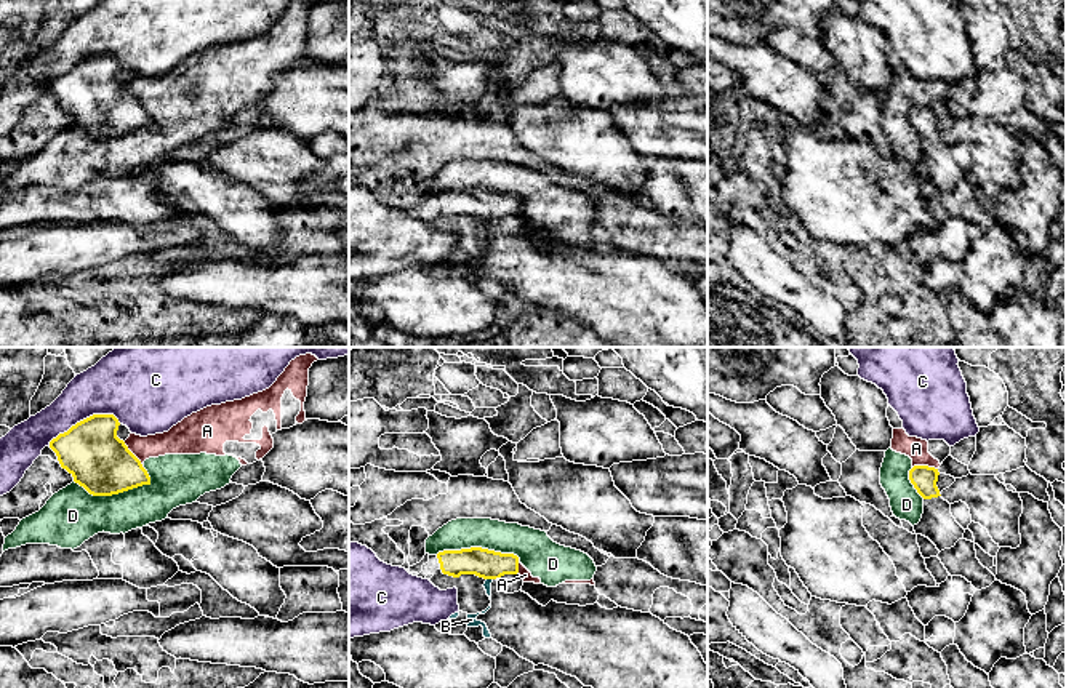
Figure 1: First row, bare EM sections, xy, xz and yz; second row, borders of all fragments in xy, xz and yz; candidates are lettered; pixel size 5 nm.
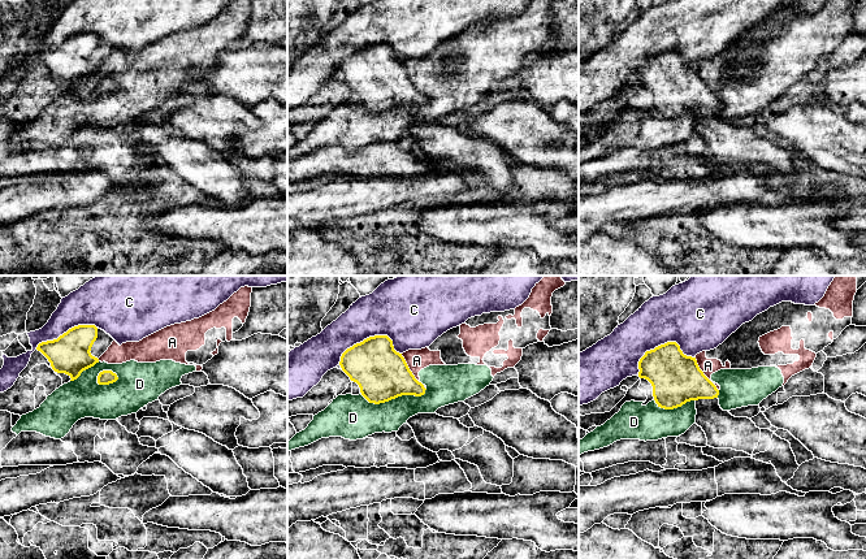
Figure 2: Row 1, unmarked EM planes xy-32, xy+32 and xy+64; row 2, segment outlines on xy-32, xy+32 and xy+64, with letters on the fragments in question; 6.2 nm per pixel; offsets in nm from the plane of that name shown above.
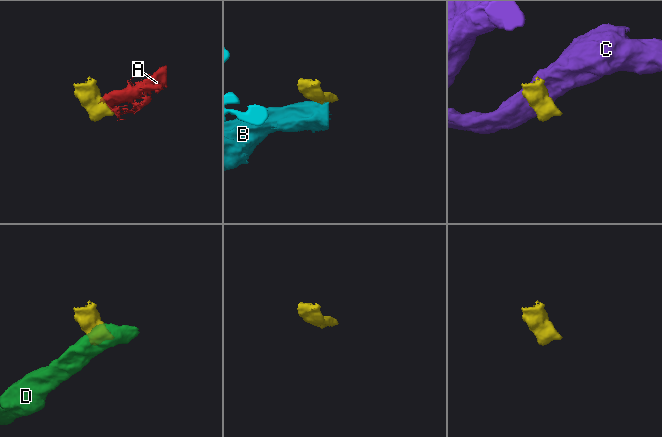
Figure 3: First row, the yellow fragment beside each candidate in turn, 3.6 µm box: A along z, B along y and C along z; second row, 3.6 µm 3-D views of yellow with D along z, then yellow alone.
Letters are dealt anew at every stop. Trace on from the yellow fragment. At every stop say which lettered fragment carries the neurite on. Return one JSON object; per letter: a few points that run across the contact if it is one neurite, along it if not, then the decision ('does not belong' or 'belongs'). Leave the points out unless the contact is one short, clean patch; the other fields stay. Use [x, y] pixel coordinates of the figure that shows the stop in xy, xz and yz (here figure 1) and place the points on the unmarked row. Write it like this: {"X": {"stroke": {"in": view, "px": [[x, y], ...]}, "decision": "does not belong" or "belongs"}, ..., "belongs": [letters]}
{"A": {"stroke": {"in": "xy", "px": [[124, 84], [143, 109]]}, "decision": "does not belong"}, "B": {"stroke": {"in": "xz", "px": [[487, 220], [492, 221]]}, "decision": "does not belong"}, "C": {"decision": "does not belong"}, "D": {"stroke": {"in": "xy", "px": [[151, 119], [144, 127], [111, 136], [90, 136], [74, 122]]}, "decision": "does not belong"}, "belongs": []}

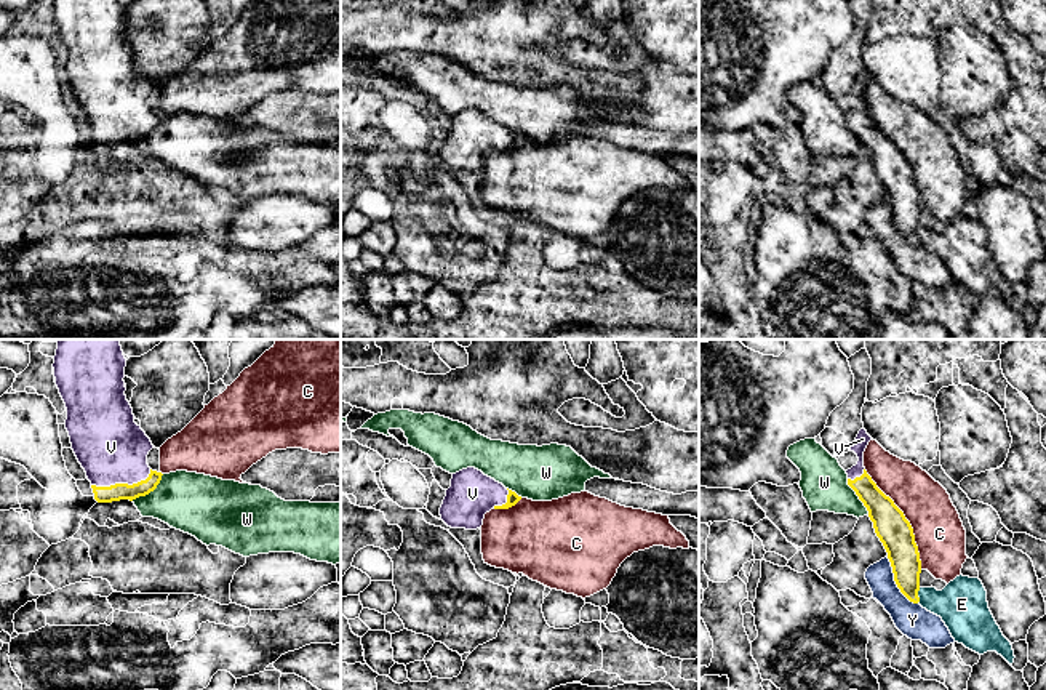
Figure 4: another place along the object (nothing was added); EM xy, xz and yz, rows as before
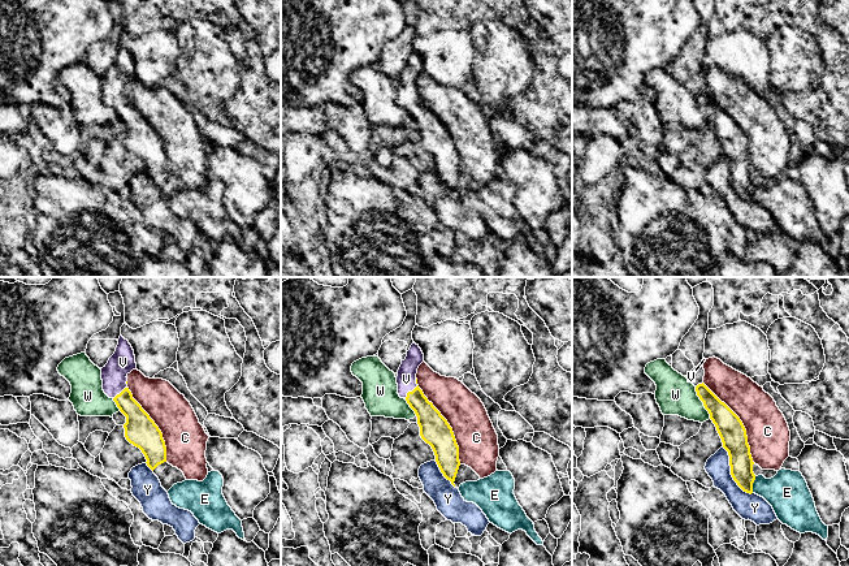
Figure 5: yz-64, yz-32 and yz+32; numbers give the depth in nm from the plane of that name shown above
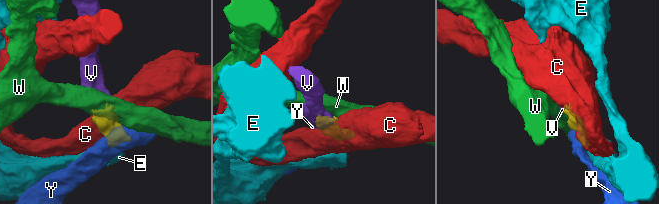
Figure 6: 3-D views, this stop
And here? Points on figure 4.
{"C": {"decision": "does not belong"}, "E": {"stroke": {"in": "yz", "px": [[920, 229], [917, 244]]}, "decision": "does not belong"}, "V": {"stroke": {"in": "xy", "px": [[117, 133], [122, 125], [122, 114], [111, 88]]}, "decision": "belongs"}, "W": {"stroke": {"in": "xy", "px": [[163, 116], [152, 132], [131, 141]]}, "decision": "does not belong"}, "Y": {"stroke": {"in": "yz", "px": [[886, 197], [896, 228], [917, 245]]}, "decision": "does not belong"}, "belongs": ["V"]}

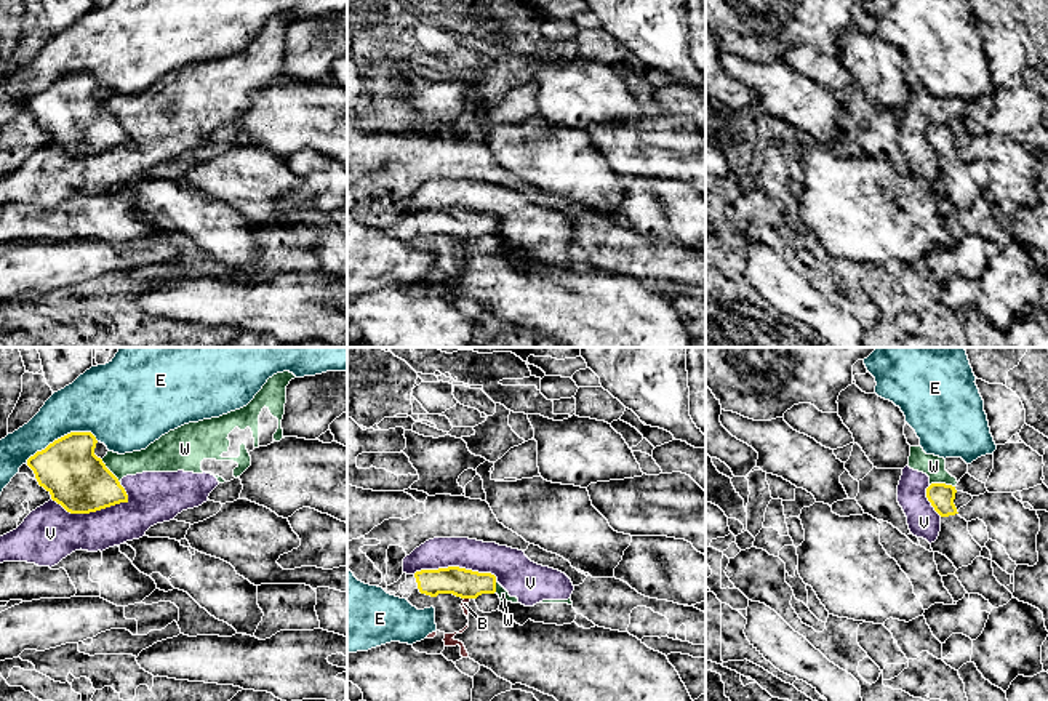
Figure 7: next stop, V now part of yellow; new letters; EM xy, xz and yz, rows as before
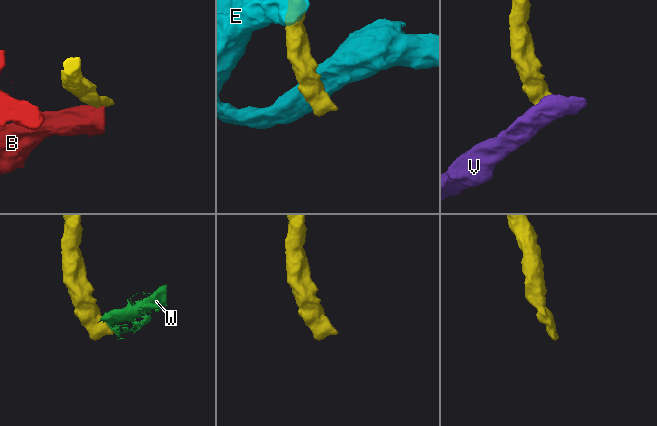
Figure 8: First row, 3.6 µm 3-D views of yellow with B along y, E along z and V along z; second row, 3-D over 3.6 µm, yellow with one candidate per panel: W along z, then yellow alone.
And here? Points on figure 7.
{"B": {"stroke": {"in": "xz", "px": [[464, 239], [469, 240]]}, "decision": "does not belong"}, "E": {"decision": "does not belong"}, "V": {"stroke": {"in": "xy", "px": [[128, 136], [122, 144], [88, 154], [68, 154], [52, 140]]}, "decision": "does not belong"}, "W": {"stroke": {"in": "xy", "px": [[101, 101], [120, 127]]}, "decision": "does not belong"}, "belongs": []}

